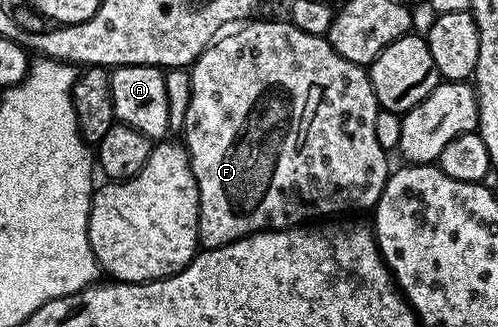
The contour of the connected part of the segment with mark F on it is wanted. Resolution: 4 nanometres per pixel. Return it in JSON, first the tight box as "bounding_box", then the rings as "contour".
{"bounding_box":[181,20,389,250],"contour":[[[284,20],[284,22],[255,21],[248,21],[227,32],[232,32],[232,34],[224,33],[216,37],[210,46],[203,49],[199,59],[191,63],[189,67],[191,95],[187,98],[187,111],[183,114],[181,142],[187,147],[187,155],[191,157],[191,171],[197,180],[199,245],[203,250],[216,250],[225,244],[236,242],[239,238],[247,238],[250,234],[260,234],[262,230],[285,230],[310,223],[312,220],[327,220],[332,216],[343,216],[339,214],[345,213],[346,210],[370,211],[377,204],[387,183],[389,154],[381,148],[381,144],[377,144],[377,135],[373,129],[373,123],[377,120],[377,112],[381,107],[371,87],[368,71],[362,66],[345,60],[345,56],[341,56],[327,43],[324,35],[302,31],[290,20]]]}

